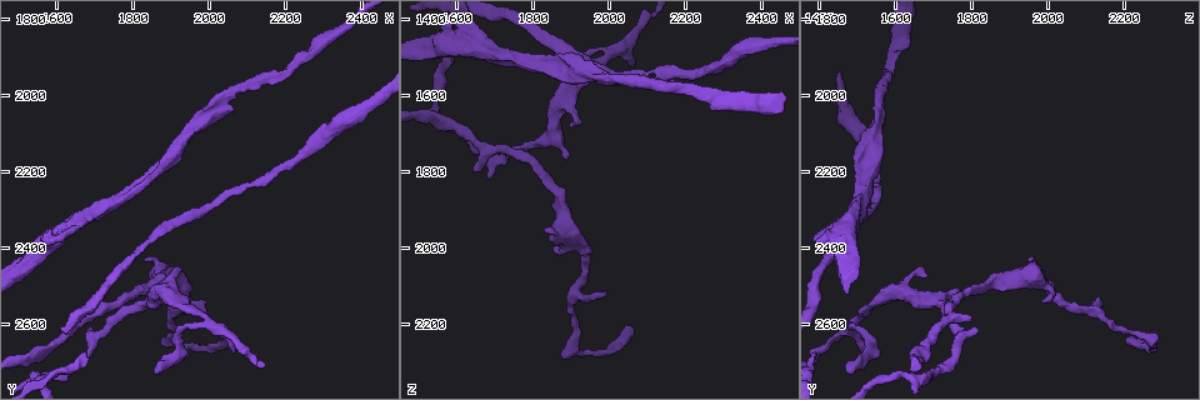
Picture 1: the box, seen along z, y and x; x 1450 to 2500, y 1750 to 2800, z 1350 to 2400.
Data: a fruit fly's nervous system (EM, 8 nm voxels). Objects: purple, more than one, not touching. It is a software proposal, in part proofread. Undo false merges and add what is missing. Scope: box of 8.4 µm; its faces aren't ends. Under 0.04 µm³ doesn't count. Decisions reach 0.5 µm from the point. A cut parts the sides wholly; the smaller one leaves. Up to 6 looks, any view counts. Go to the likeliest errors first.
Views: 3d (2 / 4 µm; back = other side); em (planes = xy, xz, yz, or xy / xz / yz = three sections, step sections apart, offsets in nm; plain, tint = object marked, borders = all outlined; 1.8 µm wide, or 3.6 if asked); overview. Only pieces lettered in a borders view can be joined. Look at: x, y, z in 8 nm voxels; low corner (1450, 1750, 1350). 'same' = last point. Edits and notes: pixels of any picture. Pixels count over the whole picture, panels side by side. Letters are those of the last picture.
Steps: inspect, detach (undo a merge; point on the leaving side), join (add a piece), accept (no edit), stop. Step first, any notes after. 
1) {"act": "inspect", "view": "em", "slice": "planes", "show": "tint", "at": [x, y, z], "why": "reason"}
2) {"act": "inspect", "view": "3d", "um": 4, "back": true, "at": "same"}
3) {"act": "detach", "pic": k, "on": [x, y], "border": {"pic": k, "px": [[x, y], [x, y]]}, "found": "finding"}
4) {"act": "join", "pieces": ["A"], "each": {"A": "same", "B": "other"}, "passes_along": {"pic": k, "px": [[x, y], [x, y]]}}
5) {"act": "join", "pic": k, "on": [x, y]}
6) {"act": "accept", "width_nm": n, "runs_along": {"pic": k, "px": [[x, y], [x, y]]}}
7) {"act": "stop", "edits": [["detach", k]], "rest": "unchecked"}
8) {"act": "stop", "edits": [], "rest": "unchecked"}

{"act": "inspect", "view": "em", "slice": "xy", "step": 16, "show": "borders", "at": [1760, 2550, 1755], "why": "looks like a crossing"}

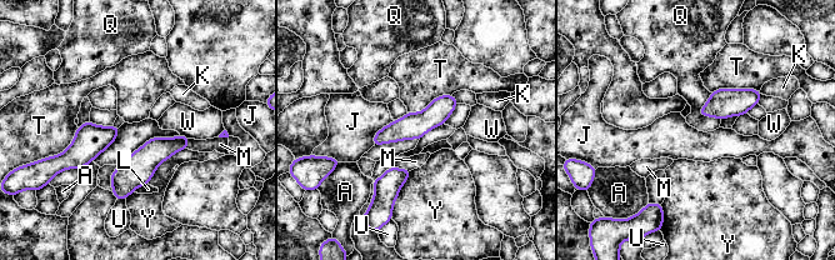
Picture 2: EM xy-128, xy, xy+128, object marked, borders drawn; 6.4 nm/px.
{"act": "accept", "each": {"A": "other", "J": "other", "K": "other", "L": "other", "M": "other", "Q": "other", "T": "other", "U": "other", "W": "other", "Y": "other"}, "runs_along": {"pic": 2, "px": [[185, 140], [160, 149], [119, 195]]}, "found": "one neuron here"}

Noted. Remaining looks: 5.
{"act": "inspect", "view": "em", "slice": "planes", "show": "borders", "at": [2050, 2645, 2200], "why": "tapers out"}

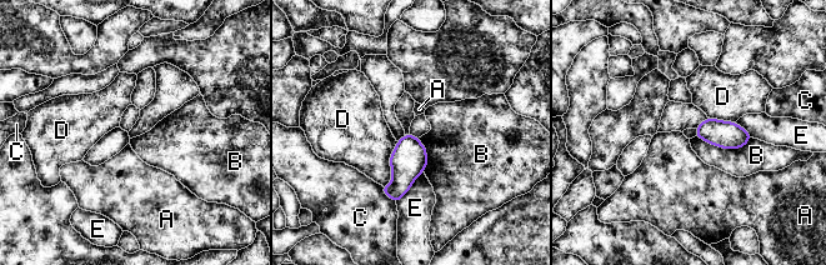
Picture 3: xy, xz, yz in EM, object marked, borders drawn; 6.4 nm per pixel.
{"act": "accept", "each": {"A": "other", "B": "other", "C": "other", "D": "other", "E": "other"}, "border": {"pic": 3, "px": [[696, 135], [722, 148], [752, 138]]}, "found": "none of them fits"}

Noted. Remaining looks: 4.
{"act": "inspect", "view": "em", "slice": "planes", "show": "plain", "at": [1865, 2725, 1495]}

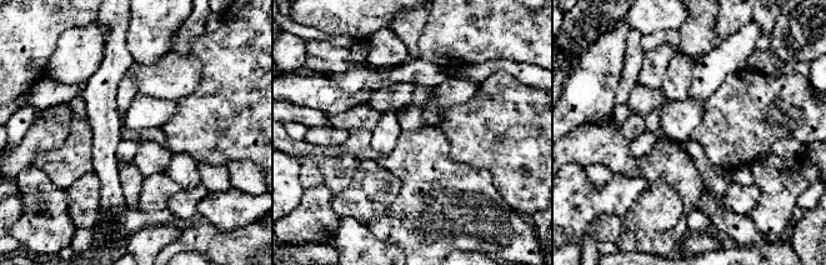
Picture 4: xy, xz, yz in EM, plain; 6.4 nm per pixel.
{"act": "inspect", "view": "em", "slice": "planes", "show": "borders", "at": "same", "why": "see the neighbours"}

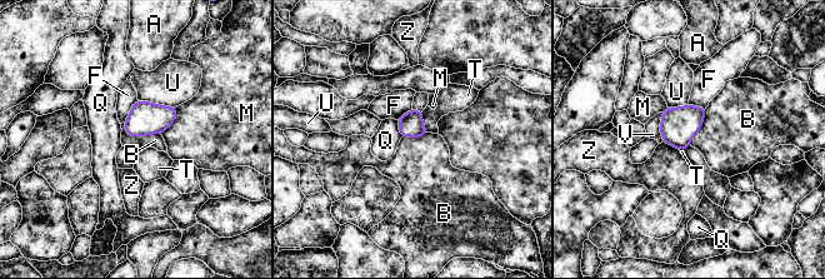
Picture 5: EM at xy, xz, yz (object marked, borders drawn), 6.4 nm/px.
{"act": "accept", "longest_contact_nm": ["B", 260], "each": {"A": "other", "B": "other", "F": "other", "M": "other", "Q": "other", "T": "other", "U": "other", "V": "other", "Z": "other"}, "border": {"pic": 5, "px": [[124, 123], [134, 136], [160, 134]]}, "found": "no lettered piece goes on from it"}

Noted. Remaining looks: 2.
{"act": "stop", "edits": [], "rest": "unchecked"}

